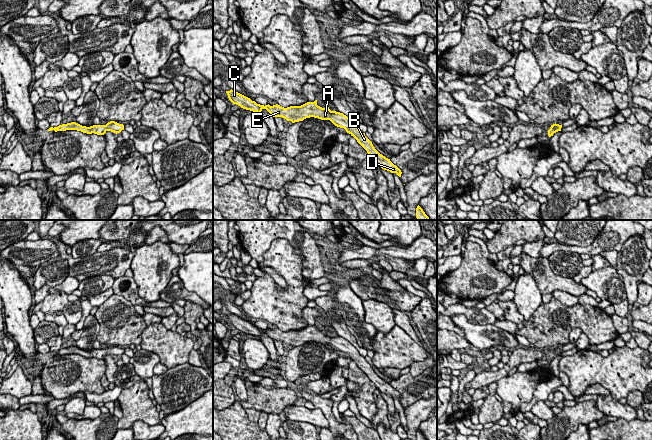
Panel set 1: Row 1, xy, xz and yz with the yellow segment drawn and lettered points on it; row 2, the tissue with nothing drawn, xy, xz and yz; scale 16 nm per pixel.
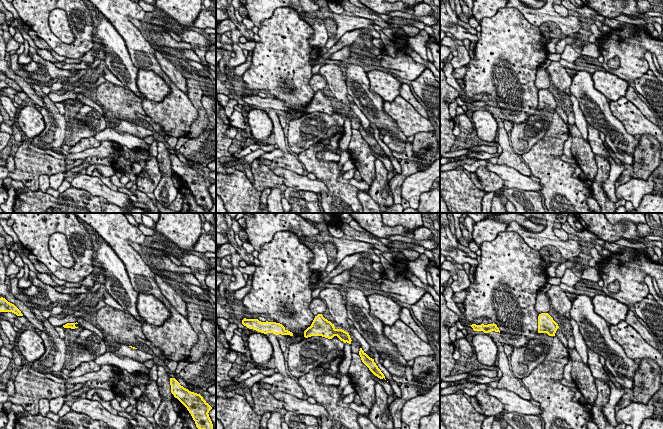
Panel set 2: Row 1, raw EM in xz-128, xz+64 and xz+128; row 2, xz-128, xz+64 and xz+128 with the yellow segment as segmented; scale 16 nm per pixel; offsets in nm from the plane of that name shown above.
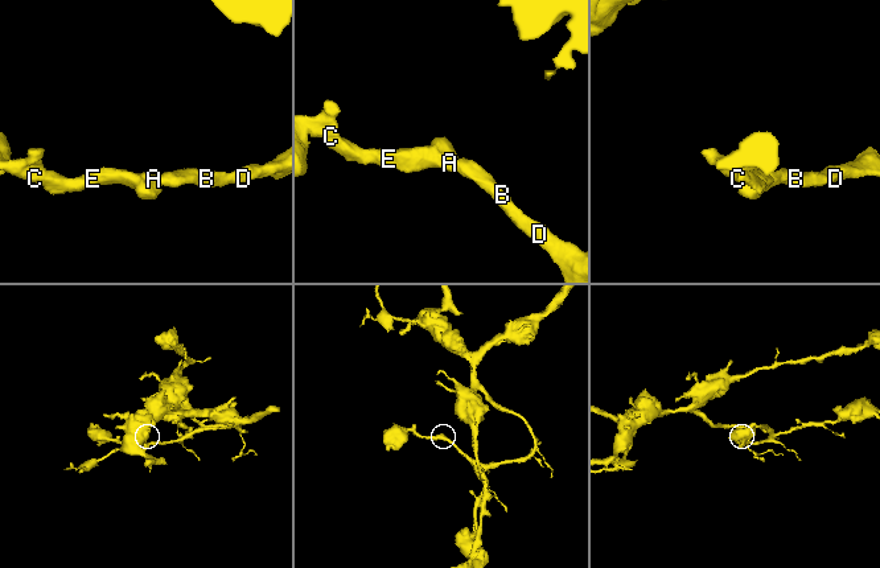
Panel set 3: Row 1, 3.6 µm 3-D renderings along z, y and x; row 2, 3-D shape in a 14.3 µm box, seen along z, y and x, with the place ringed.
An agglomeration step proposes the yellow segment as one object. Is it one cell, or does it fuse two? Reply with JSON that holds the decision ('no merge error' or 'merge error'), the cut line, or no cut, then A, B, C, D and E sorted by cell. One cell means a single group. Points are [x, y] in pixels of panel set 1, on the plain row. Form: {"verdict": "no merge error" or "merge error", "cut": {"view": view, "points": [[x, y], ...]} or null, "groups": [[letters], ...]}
{"verdict": "no merge error", "cut": null, "groups": [["A", "B", "C", "D", "E"]]}

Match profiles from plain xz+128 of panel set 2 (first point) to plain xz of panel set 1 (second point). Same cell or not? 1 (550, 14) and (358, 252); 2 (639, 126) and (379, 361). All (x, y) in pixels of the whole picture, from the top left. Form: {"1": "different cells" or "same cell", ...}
{"1": "same cell", "2": "same cell"}

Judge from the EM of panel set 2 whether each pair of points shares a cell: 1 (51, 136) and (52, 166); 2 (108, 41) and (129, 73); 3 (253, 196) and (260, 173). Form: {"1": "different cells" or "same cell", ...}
{"1": "different cells", "2": "same cell", "3": "different cells"}

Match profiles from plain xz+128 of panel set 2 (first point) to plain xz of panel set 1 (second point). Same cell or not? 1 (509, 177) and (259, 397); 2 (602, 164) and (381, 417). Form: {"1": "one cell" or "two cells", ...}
{"1": "two cells", "2": "one cell"}

